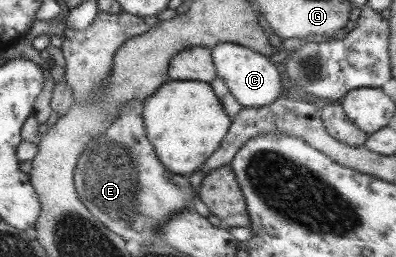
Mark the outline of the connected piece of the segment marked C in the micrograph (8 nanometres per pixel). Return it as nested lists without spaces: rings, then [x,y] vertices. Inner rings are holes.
[[[233,43],[216,44],[210,50],[210,57],[216,77],[223,81],[241,108],[263,107],[281,97],[281,77],[277,73],[275,59],[265,58],[255,51]]]

